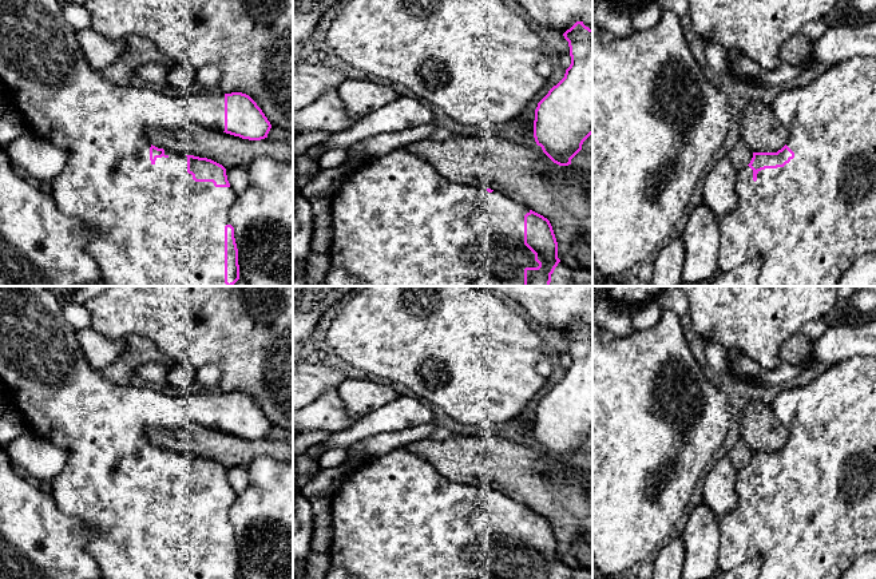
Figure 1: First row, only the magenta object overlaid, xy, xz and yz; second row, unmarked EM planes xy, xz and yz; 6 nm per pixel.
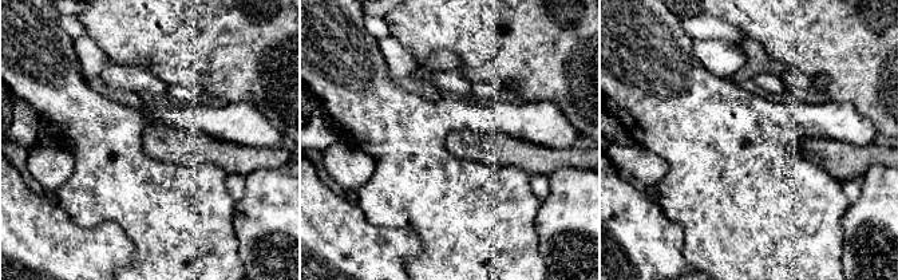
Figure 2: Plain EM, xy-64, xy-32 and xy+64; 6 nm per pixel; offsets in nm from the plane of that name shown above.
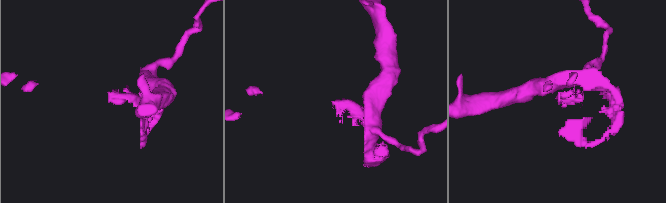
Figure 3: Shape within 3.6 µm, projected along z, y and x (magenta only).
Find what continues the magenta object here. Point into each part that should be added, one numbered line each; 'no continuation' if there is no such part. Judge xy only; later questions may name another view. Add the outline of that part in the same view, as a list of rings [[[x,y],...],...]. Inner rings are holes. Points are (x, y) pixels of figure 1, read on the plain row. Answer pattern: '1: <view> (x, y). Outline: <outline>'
1: xy (154, 520). Outline: [[[0,286],[0,381],[3,382],[3,385],[9,393],[8,401],[11,401],[15,405],[15,408],[21,413],[29,429],[33,431],[36,435],[47,439],[60,449],[63,449],[67,455],[67,463],[64,468],[53,479],[49,480],[52,484],[52,497],[58,508],[66,515],[71,515],[82,519],[88,527],[91,527],[98,532],[98,536],[94,538],[87,544],[86,550],[95,559],[99,570],[102,571],[103,579],[225,579],[225,526],[230,524],[229,511],[238,496],[237,492],[231,487],[215,487],[213,481],[195,481],[193,479],[193,475],[187,472],[187,456],[185,453],[165,449],[165,455],[162,457],[156,457],[155,463],[152,464],[150,460],[151,443],[146,437],[146,431],[148,428],[173,429],[173,428],[183,428],[189,424],[201,424],[209,429],[225,431],[225,393],[219,390],[206,392],[205,389],[194,388],[191,390],[187,390],[182,396],[173,396],[165,390],[155,390],[147,385],[136,386],[134,384],[130,384],[130,385],[116,384],[111,380],[107,380],[100,370],[95,370],[88,365],[87,360],[82,353],[80,344],[76,338],[76,332],[78,329],[70,325],[63,317],[62,301],[45,286]]]

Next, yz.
1: yz (811, 519). Outline: [[[852,357],[831,365],[808,384],[796,388],[780,388],[770,407],[789,432],[786,445],[794,452],[794,457],[784,467],[758,471],[756,481],[749,465],[737,471],[737,504],[730,513],[720,519],[721,540],[717,554],[717,571],[729,571],[753,556],[760,556],[762,566],[758,579],[840,579],[860,556],[876,552],[876,358]]]

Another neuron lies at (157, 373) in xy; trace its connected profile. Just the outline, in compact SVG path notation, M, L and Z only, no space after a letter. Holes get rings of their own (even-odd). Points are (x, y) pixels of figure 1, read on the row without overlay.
M163 362L143 364L139 365L134 372L134 377L143 380L147 385L156 384L160 386L166 386L167 376L169 376L169 369L165 366Z

